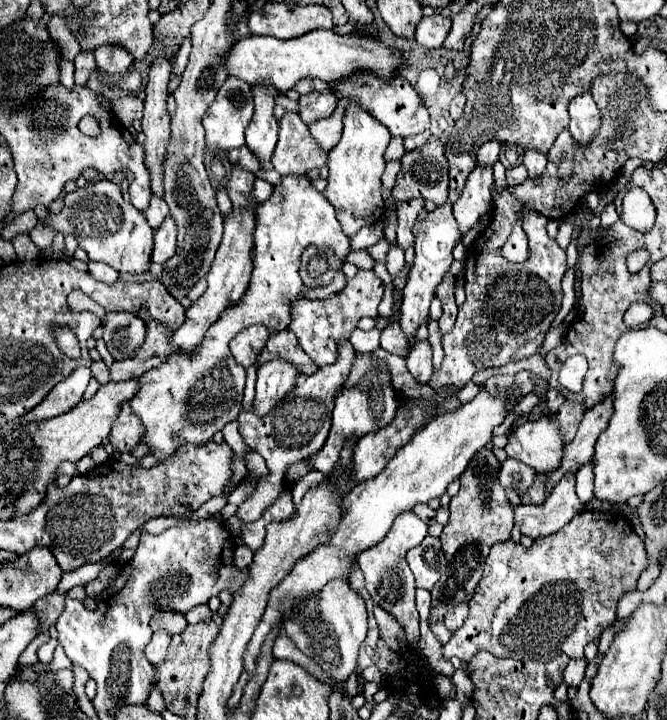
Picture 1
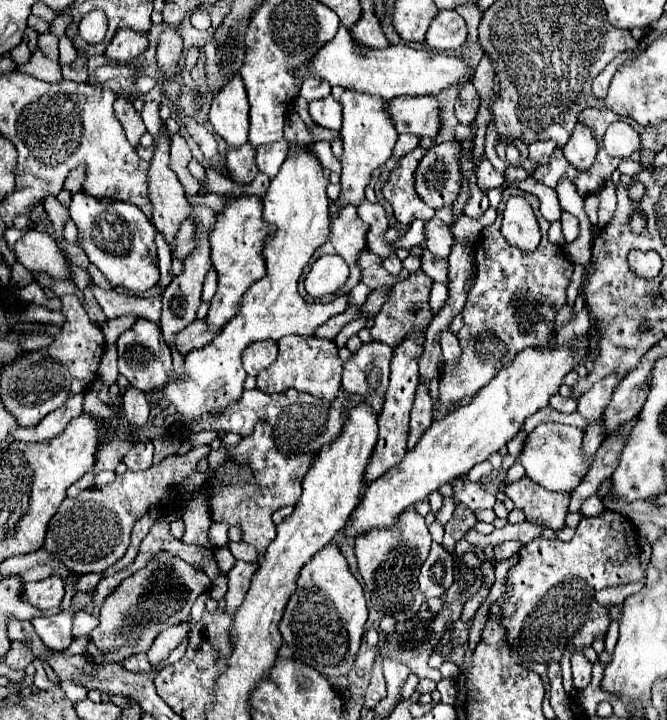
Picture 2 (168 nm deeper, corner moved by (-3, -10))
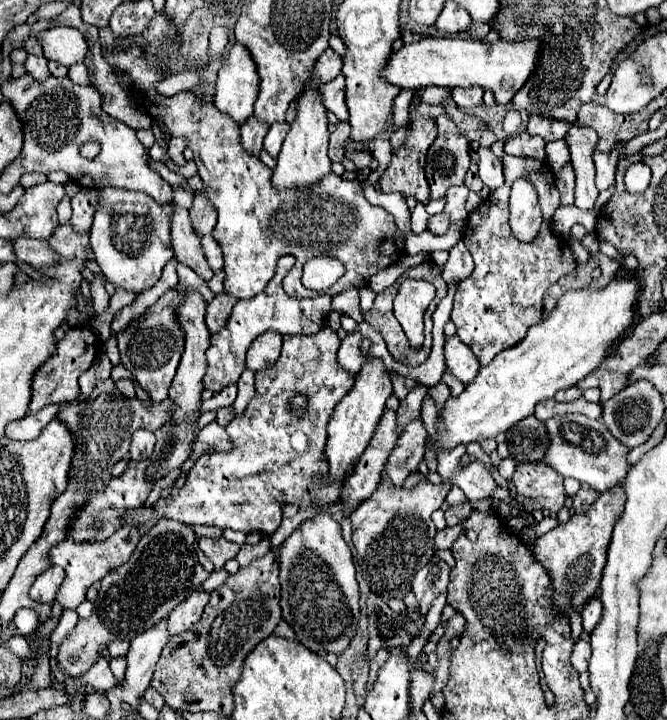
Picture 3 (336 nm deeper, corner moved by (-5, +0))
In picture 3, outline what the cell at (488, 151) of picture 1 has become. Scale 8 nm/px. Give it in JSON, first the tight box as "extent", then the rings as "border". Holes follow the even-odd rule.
{"extent":[479,148,503,190],"border":[[[479,148],[479,176],[483,184],[487,184],[491,190],[497,190],[503,186],[503,164],[501,160],[489,150],[489,148]]]}

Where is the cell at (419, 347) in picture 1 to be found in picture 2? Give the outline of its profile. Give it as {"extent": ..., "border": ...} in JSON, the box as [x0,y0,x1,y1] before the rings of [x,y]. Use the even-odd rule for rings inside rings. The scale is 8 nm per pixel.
{"extent":[407,386,431,450],"border":[[[427,386],[417,388],[415,404],[411,410],[411,430],[409,430],[409,440],[407,440],[407,450],[419,442],[419,434],[431,426],[431,396]]]}

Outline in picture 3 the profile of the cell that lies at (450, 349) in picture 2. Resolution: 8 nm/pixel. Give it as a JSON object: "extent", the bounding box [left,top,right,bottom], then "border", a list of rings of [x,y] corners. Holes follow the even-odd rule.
{"extent":[445,336,479,384],"border":[[[457,336],[445,340],[445,364],[447,370],[463,384],[471,384],[479,372],[477,358]]]}

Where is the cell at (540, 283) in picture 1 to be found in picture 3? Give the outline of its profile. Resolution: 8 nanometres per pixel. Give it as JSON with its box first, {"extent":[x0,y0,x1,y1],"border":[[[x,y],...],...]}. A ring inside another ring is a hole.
{"extent":[451,154,577,368],"border":[[[507,154],[503,156],[503,166],[505,184],[493,190],[481,208],[469,214],[463,242],[475,260],[475,270],[457,286],[451,312],[451,320],[457,326],[457,336],[471,348],[471,352],[475,352],[481,368],[505,348],[519,344],[527,336],[527,330],[543,320],[543,296],[547,288],[573,272],[577,266],[569,244],[551,232],[551,218],[559,208],[559,192],[555,188],[551,170],[545,166],[545,162]],[[521,176],[527,177],[535,186],[543,210],[543,226],[537,238],[529,244],[517,242],[509,230],[509,188]]]}

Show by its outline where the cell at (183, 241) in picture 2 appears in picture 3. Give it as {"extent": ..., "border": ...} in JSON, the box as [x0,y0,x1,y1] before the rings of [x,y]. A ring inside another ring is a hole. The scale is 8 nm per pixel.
{"extent":[189,194,217,236],"border":[[[197,194],[193,200],[193,208],[189,210],[191,216],[191,224],[193,230],[197,232],[197,236],[207,236],[211,234],[211,230],[215,228],[217,222],[217,212],[215,208],[205,200],[203,194]]]}

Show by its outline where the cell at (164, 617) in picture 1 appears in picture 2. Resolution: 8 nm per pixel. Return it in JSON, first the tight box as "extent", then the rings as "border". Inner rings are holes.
{"extent":[85,552,211,662],"border":[[[169,552],[155,554],[145,568],[119,582],[119,586],[103,600],[99,608],[99,626],[91,630],[91,648],[85,650],[85,656],[93,660],[93,644],[99,650],[99,662],[121,662],[131,654],[147,652],[161,630],[189,618],[195,598],[209,590],[209,586],[211,580],[205,572],[193,568],[179,556]]]}

